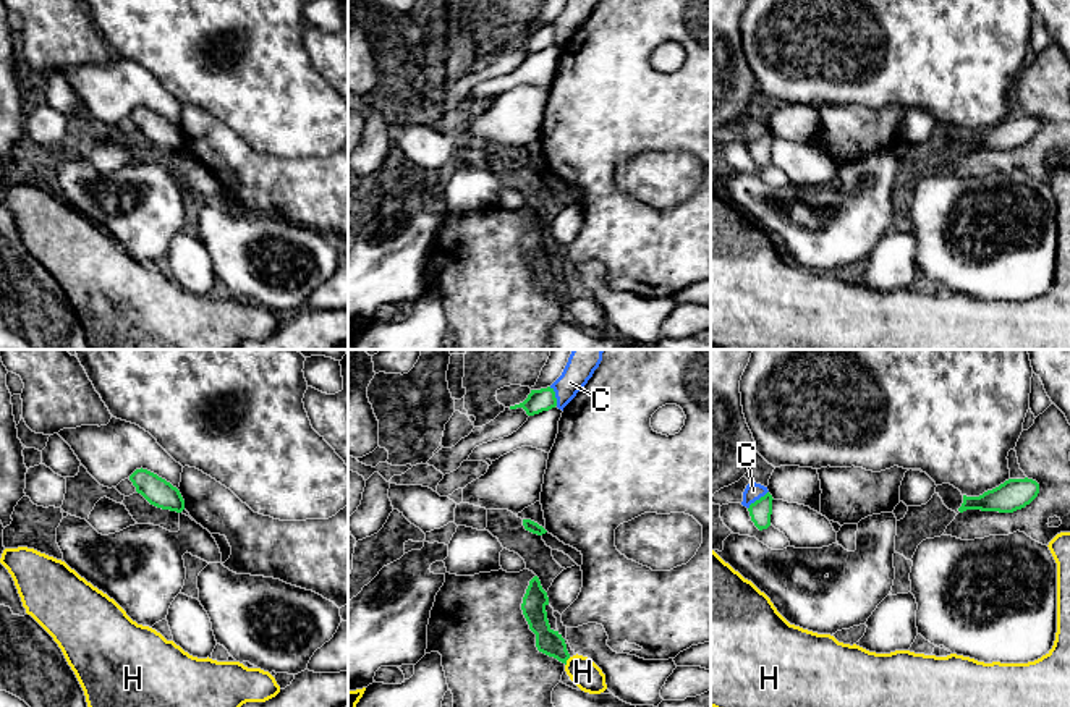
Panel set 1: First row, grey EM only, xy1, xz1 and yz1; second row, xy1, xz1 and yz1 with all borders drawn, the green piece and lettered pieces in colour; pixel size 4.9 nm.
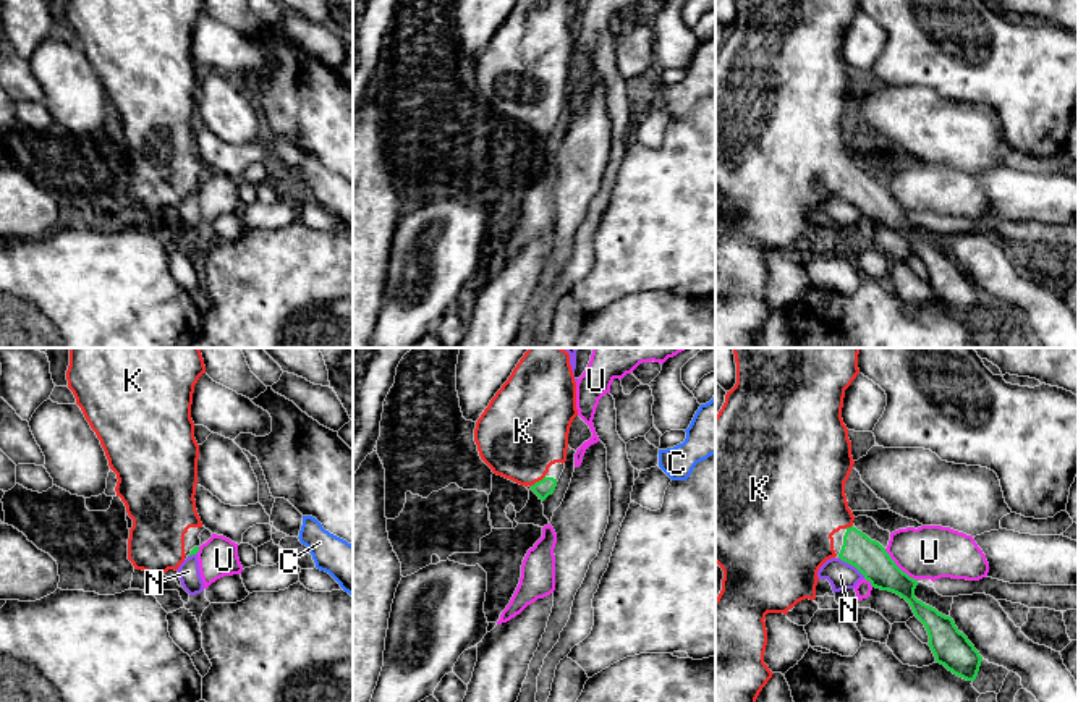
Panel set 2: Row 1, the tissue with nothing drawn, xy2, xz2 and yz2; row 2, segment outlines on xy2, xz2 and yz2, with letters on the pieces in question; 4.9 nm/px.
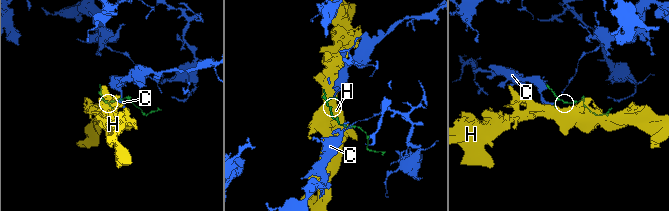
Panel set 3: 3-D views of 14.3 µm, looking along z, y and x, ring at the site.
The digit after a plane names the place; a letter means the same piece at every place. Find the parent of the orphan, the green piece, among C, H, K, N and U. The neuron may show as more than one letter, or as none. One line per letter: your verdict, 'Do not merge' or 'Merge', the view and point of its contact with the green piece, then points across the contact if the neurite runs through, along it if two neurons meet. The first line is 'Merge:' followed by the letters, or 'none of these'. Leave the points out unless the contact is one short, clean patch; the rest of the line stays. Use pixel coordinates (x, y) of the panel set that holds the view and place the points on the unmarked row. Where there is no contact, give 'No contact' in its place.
Merge: K
C: Do not merge. Touches green at yz1 (756, 138). Boundary: yz1 (768, 128), (748, 146)
H: Do not merge. Touches green at xz1 (565, 300). Boundary: xz1 (570, 295), (565, 303)
K: Merge. Touches green at xz2 (536, 120). Path across: xz2 (543, 126), (536, 120), (526, 102), (520, 73)
N: Do not merge. Touches green at yz2 (852, 202). Boundary: yz2 (839, 194), (865, 215)
U: Do not merge. Touches green at yz2 (897, 204). Boundary: yz2 (884, 186), (916, 219)

